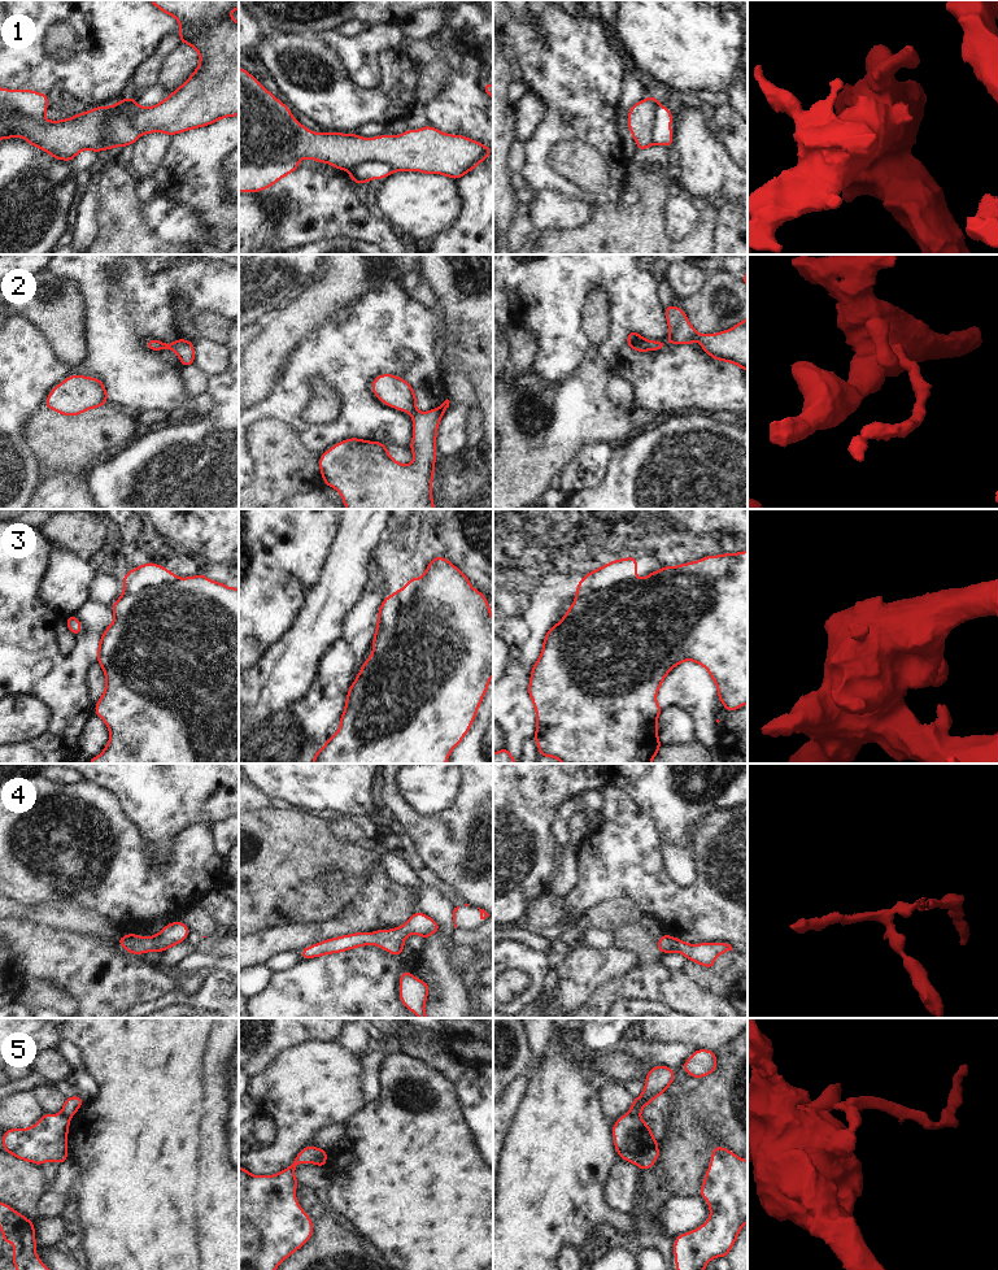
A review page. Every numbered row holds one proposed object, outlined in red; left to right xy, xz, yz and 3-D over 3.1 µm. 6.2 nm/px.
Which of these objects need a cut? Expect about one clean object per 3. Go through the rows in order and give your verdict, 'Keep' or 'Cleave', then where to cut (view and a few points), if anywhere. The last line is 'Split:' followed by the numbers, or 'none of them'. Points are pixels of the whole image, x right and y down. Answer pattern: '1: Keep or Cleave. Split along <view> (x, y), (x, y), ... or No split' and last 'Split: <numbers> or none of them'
1: Cleave. Split along xy (108, 116), (122, 111), (138, 138)
2: Keep. No split
3: Keep. No split
4: Keep. No split
5: Cleave. Split along xz (323, 1151), (316, 1158), (316, 1164)
Split: 1, 5.

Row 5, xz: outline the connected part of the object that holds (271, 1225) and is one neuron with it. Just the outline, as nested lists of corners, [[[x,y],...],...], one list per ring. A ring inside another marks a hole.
[[[306,1145],[284,1170],[257,1177],[239,1166],[239,1270],[275,1270],[313,1235],[311,1218],[298,1205],[295,1178],[297,1164],[314,1164],[323,1151]]]

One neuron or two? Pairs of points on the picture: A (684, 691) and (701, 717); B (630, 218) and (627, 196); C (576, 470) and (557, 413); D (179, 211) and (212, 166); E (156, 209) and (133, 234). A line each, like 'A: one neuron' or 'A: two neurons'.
A: one neuron
B: two neurons
C: two neurons
D: two neurons
E: two neurons

